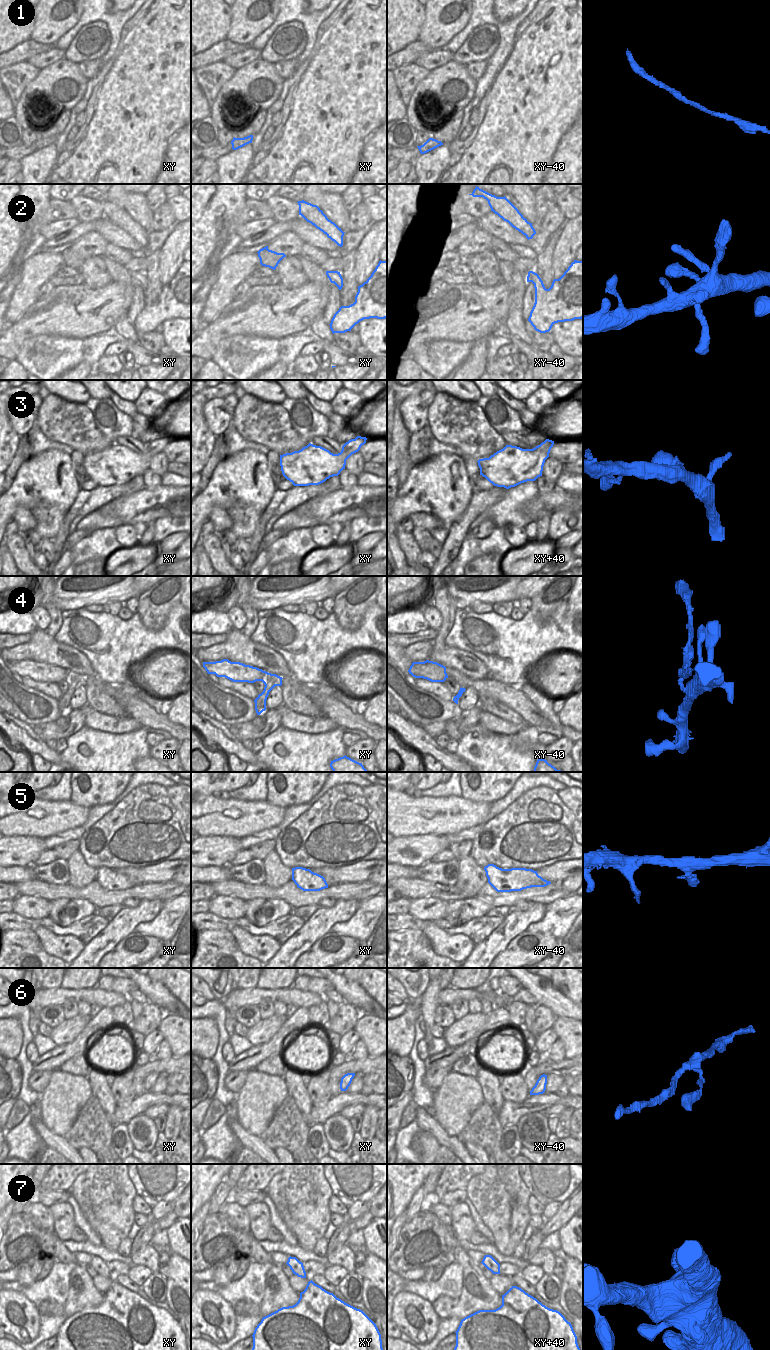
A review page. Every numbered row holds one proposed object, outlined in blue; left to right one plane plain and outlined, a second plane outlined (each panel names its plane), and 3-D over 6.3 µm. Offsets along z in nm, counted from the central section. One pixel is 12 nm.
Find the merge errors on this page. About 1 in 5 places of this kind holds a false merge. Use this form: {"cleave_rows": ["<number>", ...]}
{"cleave_rows": ["4"]}

